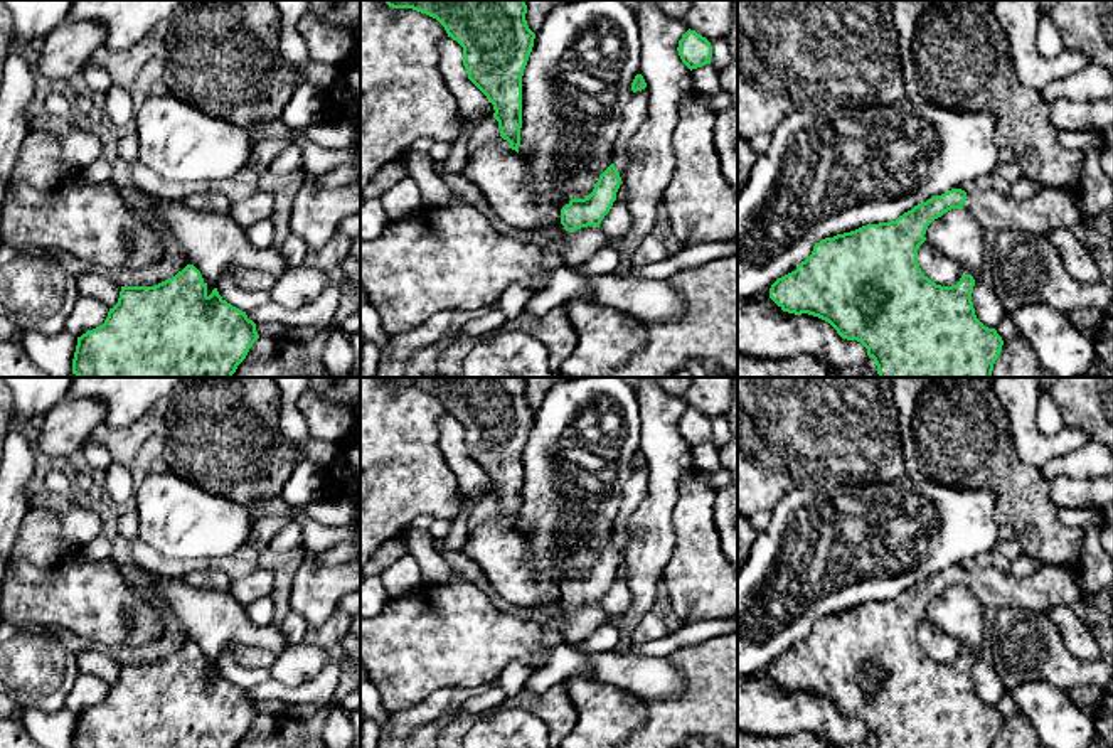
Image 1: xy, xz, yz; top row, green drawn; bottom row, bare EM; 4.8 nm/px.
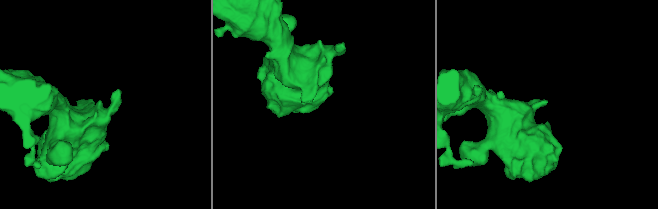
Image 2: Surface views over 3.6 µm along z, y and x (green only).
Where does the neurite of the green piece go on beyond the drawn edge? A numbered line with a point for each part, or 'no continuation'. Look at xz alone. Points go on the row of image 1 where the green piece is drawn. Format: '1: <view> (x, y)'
1: xz (578, 246)

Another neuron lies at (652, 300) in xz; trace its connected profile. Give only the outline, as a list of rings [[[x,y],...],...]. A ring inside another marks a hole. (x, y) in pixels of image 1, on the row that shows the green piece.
[[[566,264],[546,275],[544,288],[529,298],[524,312],[541,317],[576,297],[645,322],[674,320],[684,312],[684,297],[668,280],[581,275]]]

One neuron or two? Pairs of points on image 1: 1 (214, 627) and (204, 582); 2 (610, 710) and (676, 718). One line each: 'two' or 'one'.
1: two
2: two

